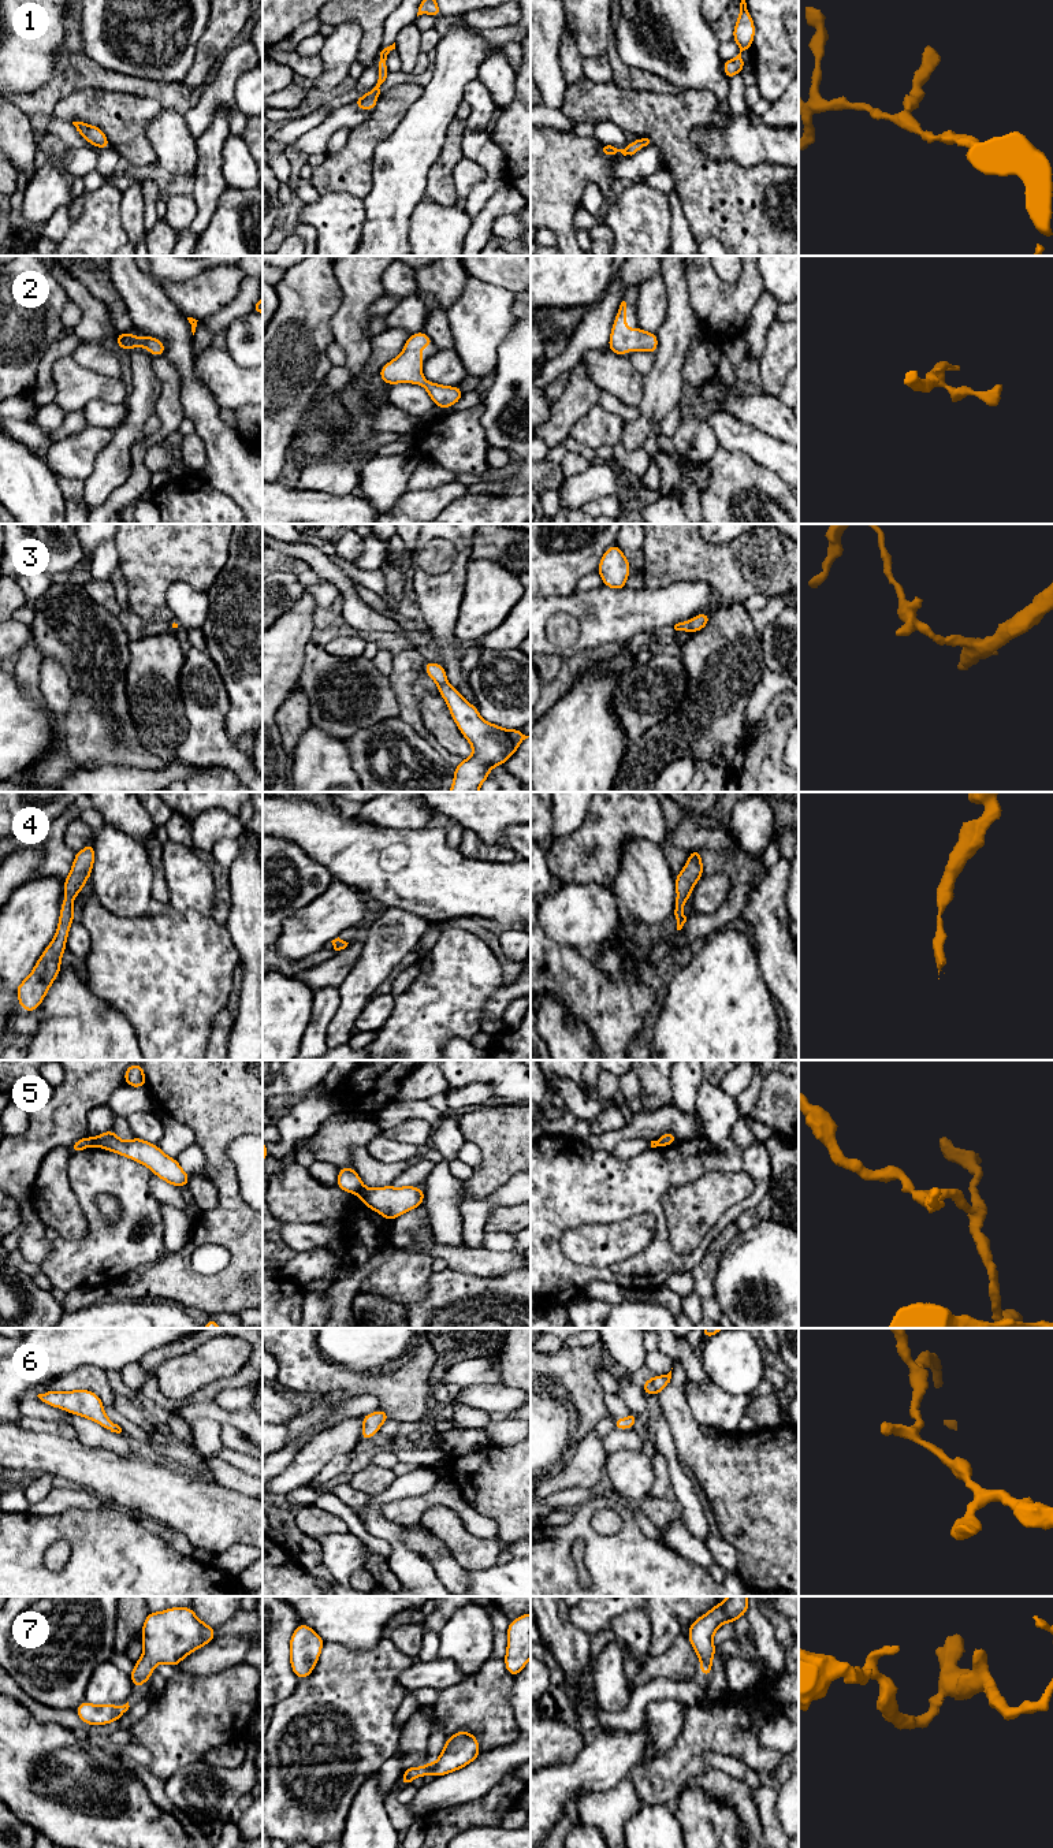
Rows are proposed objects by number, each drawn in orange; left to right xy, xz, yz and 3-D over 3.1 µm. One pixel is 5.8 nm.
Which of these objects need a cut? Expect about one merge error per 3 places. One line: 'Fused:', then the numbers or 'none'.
Fused: 5

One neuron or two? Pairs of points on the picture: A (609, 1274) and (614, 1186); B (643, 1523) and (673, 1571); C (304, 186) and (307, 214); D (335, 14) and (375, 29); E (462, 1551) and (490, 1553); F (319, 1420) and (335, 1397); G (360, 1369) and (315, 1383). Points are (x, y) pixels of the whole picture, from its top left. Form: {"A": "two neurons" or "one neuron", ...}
{"A": "one neuron", "B": "two neurons", "C": "two neurons", "D": "one neuron", "E": "one neuron", "F": "one neuron", "G": "one neuron"}

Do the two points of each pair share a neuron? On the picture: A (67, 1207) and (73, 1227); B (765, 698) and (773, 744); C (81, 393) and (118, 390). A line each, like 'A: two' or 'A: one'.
A: one
B: two
C: one

